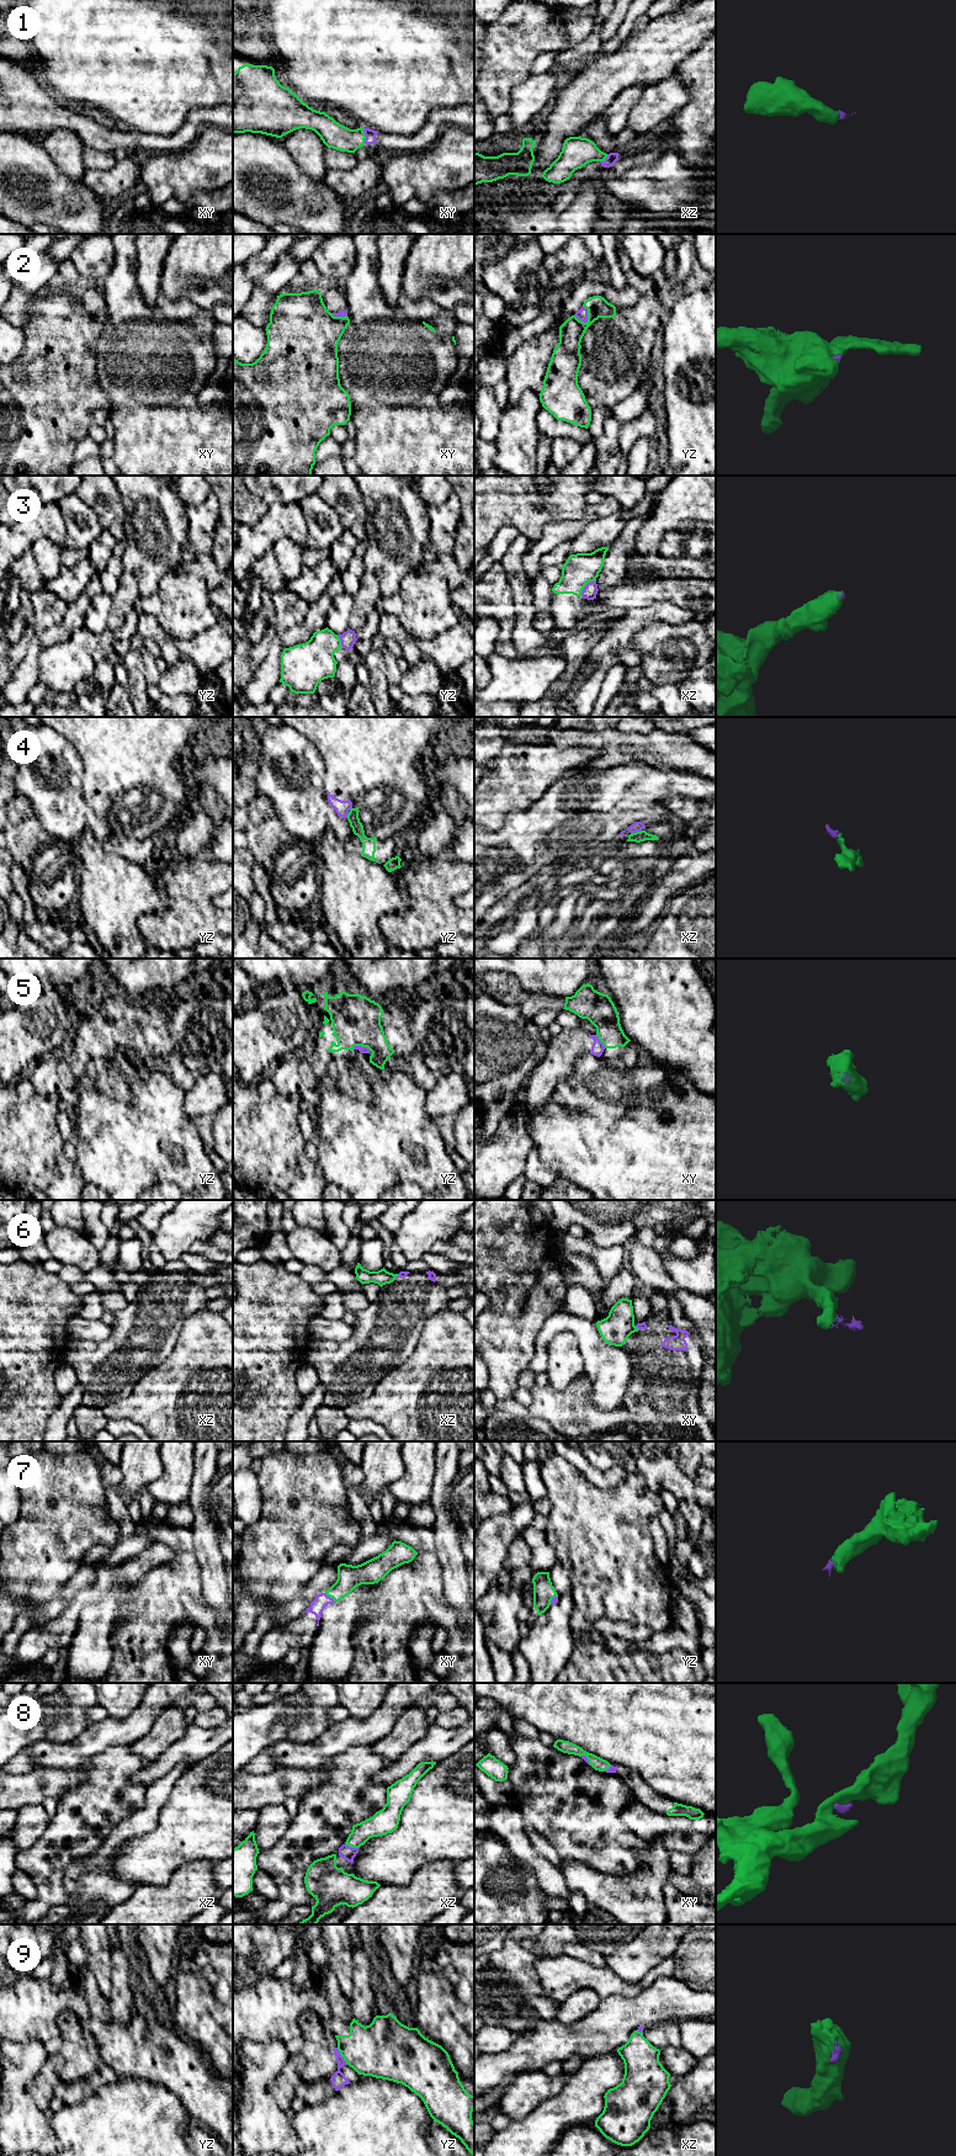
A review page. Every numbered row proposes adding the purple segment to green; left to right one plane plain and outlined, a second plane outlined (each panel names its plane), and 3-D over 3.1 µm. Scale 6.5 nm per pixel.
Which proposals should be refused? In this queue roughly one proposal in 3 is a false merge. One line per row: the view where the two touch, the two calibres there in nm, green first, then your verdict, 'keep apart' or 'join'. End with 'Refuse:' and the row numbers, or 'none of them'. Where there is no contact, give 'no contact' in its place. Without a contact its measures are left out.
1: contact in xy; calibres 170 and 70 nm; join
2: contact in yz; calibres 160 and 80 nm; join
3: contact in xz; calibres 200 and 90 nm; join
4: contact in xz; calibres 70 and 60 nm; keep apart
5: contact in xy; calibres 200 and 90 nm; keep apart
6: contact in xz; calibres 100 and 50 nm; keep apart
7: contact in xy; calibres 160 and 90 nm; join
8: contact in xz; calibres 150 and 90 nm; join
9: contact in yz; calibres 340 and 100 nm; keep apart
Refuse: 4, 5, 6, 9

